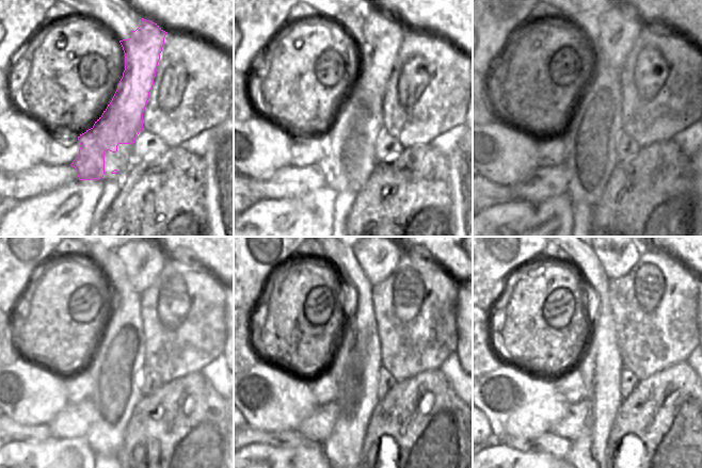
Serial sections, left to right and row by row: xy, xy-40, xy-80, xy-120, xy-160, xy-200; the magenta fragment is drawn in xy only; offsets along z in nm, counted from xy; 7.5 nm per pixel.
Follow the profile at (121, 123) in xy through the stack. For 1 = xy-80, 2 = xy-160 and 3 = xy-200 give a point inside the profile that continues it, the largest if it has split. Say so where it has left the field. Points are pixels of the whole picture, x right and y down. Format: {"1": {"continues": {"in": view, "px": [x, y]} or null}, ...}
{"1": {"continues": {"in": "xy-80", "px": [619, 30]}}, "2": {"continues": {"in": "xy-160", "px": [379, 258]}}, "3": {"continues": {"in": "xy-200", "px": [618, 258]}}}

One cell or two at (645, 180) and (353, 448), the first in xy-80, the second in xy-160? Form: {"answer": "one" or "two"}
{"answer": "two"}

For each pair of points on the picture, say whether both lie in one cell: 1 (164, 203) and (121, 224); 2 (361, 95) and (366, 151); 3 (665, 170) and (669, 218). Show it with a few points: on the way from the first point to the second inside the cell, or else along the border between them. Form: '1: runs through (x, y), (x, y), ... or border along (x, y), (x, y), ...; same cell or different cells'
1: runs through (154, 213), (143, 224), (131, 224); same cell
2: runs through (366, 109), (366, 138); same cell
3: runs through (665, 181), (667, 206); same cell

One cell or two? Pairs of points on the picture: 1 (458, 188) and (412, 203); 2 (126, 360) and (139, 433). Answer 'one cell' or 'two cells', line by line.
1: two cells
2: two cells

